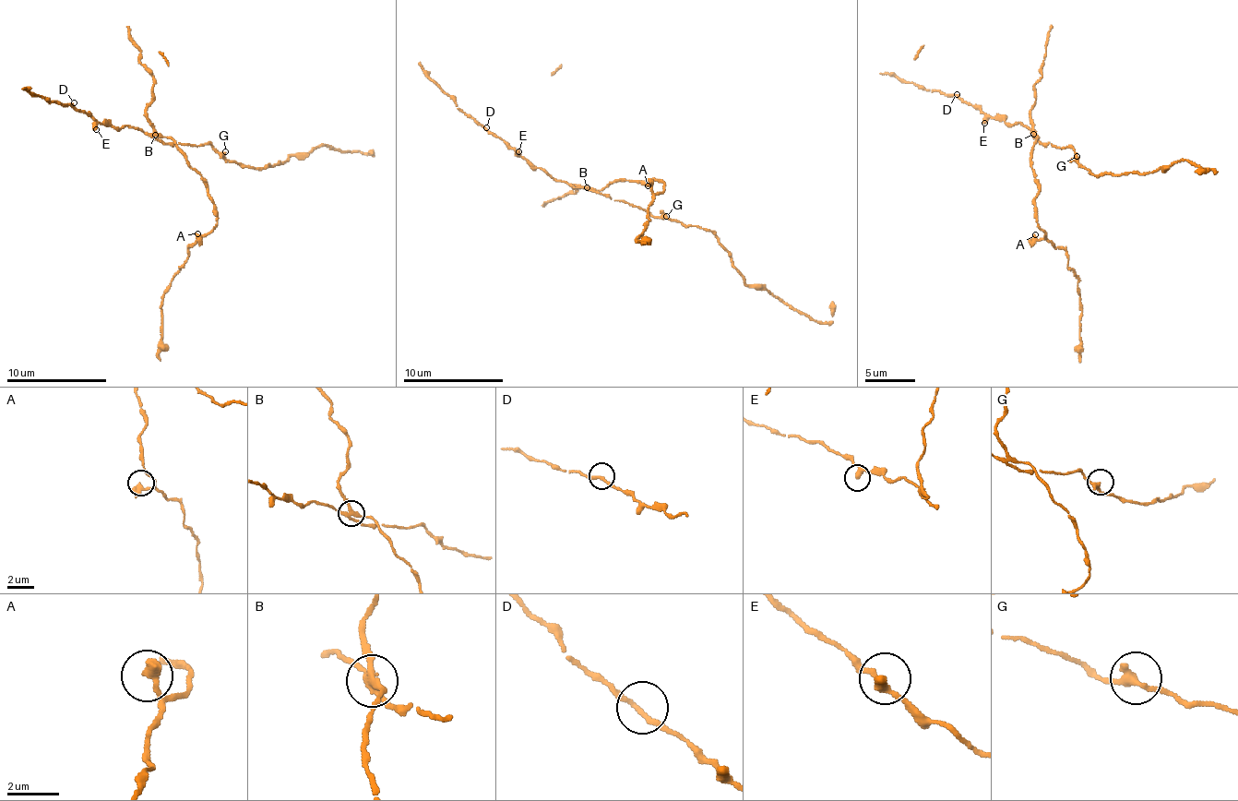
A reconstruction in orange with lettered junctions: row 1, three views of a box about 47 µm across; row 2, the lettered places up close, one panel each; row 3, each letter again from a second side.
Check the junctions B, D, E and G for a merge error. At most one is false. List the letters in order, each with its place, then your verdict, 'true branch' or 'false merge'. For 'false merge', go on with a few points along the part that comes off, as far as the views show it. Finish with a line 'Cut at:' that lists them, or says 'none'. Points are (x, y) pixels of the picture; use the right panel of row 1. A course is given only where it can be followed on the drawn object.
B: at (1033, 134); false merge; foreign part runs (1034, 133), (1039, 136), (1031, 149), (1036, 223), (1066, 252), (1078, 280), (1078, 363)
D: at (957, 94); true branch
E: at (984, 123); true branch
G: at (1077, 156); true branch
Cut at: B

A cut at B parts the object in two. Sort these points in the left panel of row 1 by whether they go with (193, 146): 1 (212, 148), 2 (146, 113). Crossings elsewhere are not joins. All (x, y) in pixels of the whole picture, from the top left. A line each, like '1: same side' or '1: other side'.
1: same side
2: other side

